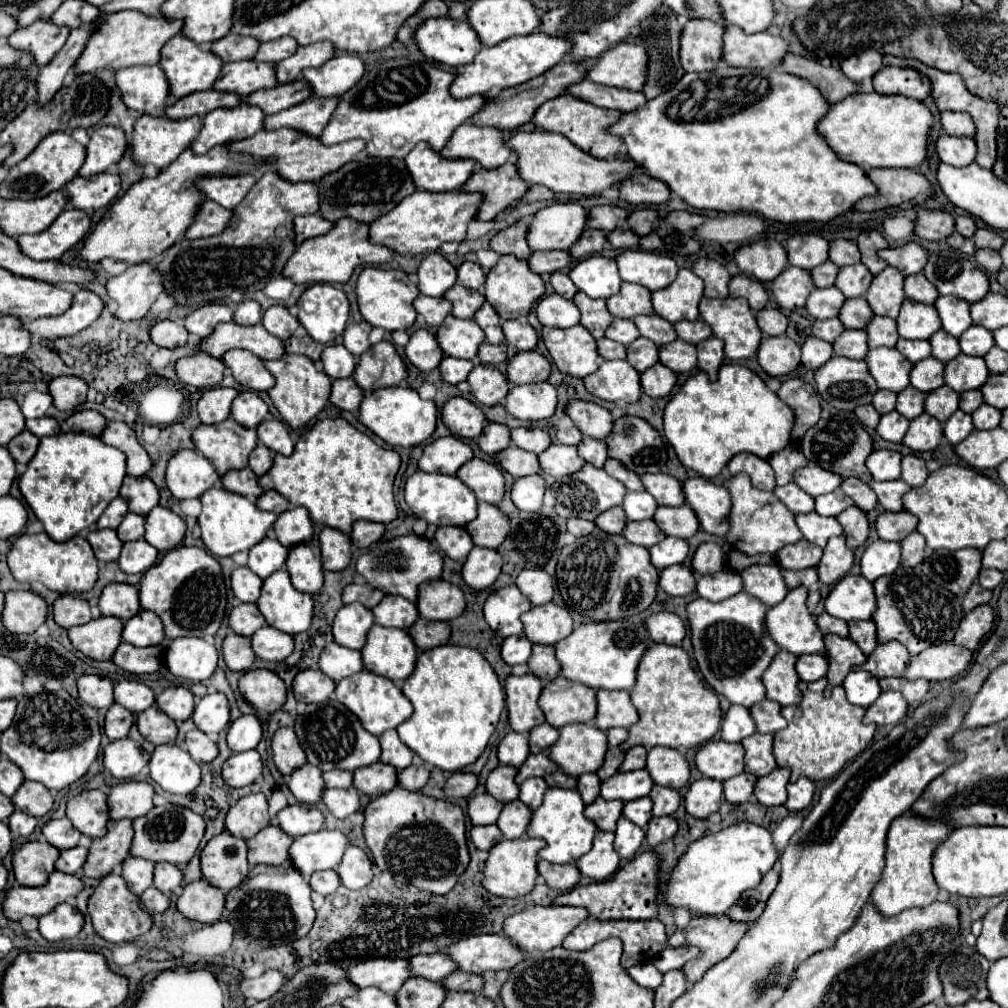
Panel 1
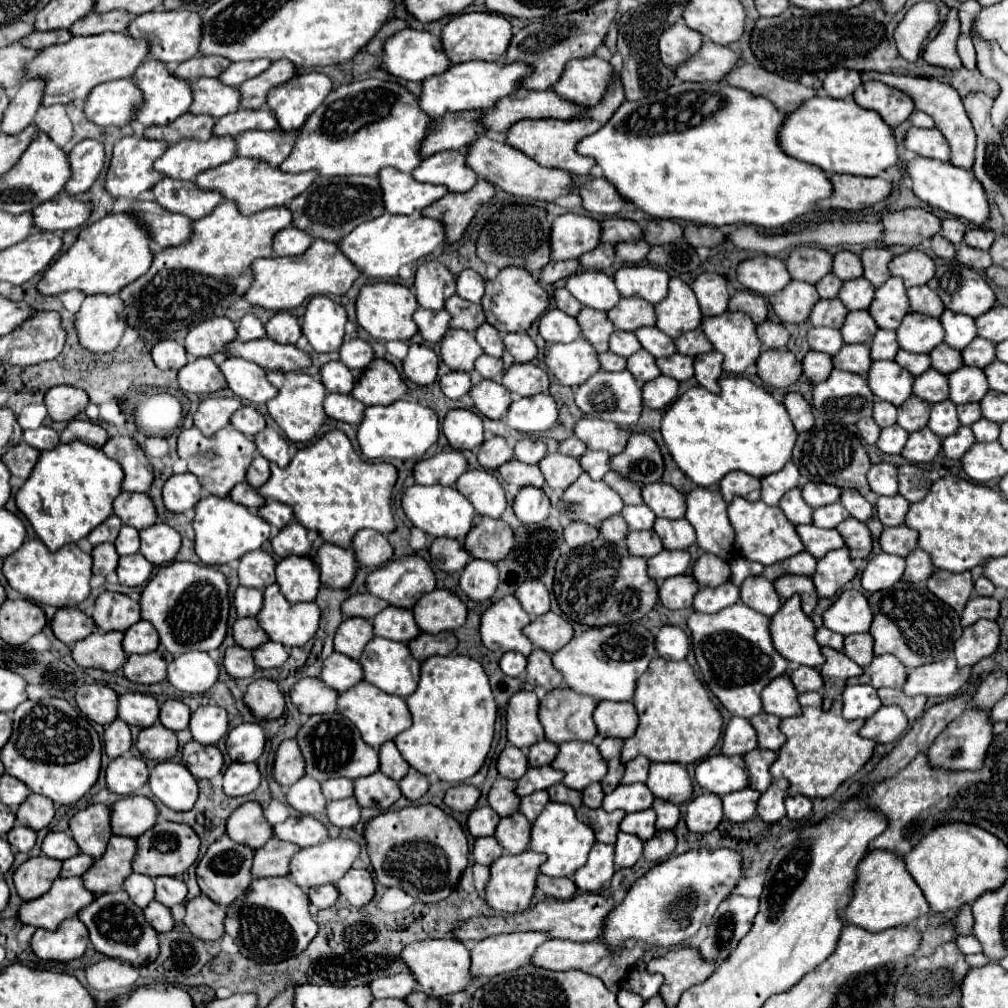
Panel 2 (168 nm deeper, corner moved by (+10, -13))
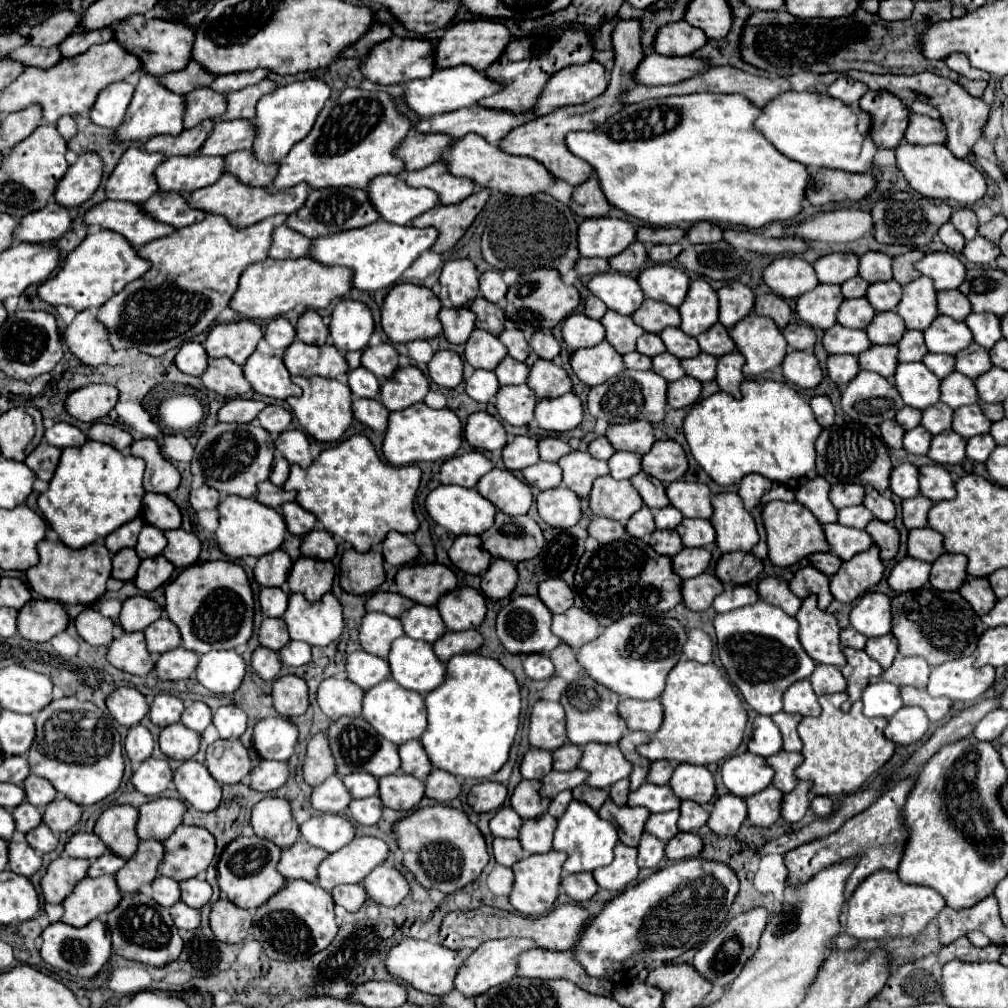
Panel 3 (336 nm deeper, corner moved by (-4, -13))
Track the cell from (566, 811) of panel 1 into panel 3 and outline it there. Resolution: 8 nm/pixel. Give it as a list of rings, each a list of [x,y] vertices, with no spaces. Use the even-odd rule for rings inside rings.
[[[572,801],[564,813],[564,817],[558,819],[558,827],[554,833],[554,849],[568,853],[568,859],[564,863],[566,873],[582,873],[582,871],[594,871],[598,867],[610,865],[614,859],[614,847],[618,843],[618,829],[614,823],[600,819],[598,813],[588,807],[582,801]]]

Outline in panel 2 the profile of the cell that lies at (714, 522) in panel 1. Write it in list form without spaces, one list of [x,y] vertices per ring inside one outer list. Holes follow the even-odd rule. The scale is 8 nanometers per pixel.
[[[696,487],[686,495],[686,519],[696,529],[698,547],[722,559],[734,545],[734,529],[726,515],[726,501],[720,491]]]

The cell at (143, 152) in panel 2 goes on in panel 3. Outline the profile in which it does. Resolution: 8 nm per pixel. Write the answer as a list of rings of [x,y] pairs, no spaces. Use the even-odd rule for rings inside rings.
[[[130,147],[118,161],[116,169],[112,171],[112,175],[106,181],[106,197],[114,199],[114,201],[128,201],[134,205],[140,205],[144,201],[148,201],[156,191],[156,179],[152,179],[152,171],[164,161],[164,155],[160,153],[148,153],[136,147]]]

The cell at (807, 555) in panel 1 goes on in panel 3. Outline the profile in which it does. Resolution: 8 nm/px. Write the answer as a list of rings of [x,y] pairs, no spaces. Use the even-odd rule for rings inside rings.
[[[828,551],[828,553],[814,553],[814,555],[808,557],[808,561],[810,561],[810,565],[814,565],[822,573],[826,573],[828,577],[834,575],[840,569],[840,565],[842,565],[842,559],[836,557],[832,551]]]

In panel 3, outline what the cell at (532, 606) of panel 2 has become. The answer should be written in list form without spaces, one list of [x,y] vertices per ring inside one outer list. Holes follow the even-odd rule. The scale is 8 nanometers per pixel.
[[[558,577],[542,581],[538,587],[538,597],[552,613],[564,613],[574,605],[574,591],[564,579]]]

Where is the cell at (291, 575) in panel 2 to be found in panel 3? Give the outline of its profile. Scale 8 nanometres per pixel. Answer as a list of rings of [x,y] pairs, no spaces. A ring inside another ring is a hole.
[[[300,557],[288,577],[288,587],[292,593],[302,593],[308,601],[320,599],[332,589],[334,565],[330,561],[318,561],[312,557]]]

